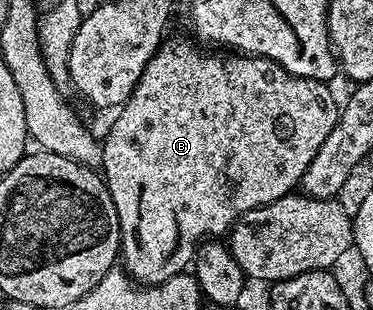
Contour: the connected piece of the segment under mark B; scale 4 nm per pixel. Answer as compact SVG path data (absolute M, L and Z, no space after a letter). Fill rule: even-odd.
M165 37L156 54L146 64L134 92L130 92L124 105L115 111L116 119L113 120L108 135L102 138L100 166L104 183L110 192L110 200L114 200L114 208L118 212L122 266L128 277L138 280L141 286L160 286L175 274L185 273L193 265L196 247L205 241L206 236L227 235L236 221L246 212L256 210L260 206L268 206L274 200L293 193L299 187L306 168L310 168L310 160L314 160L318 148L326 144L326 136L334 132L334 124L338 124L342 109L341 103L339 101L336 103L336 98L332 95L333 87L327 82L294 76L269 58L251 56L223 58L220 55L223 53L201 48L191 37L188 38Z

